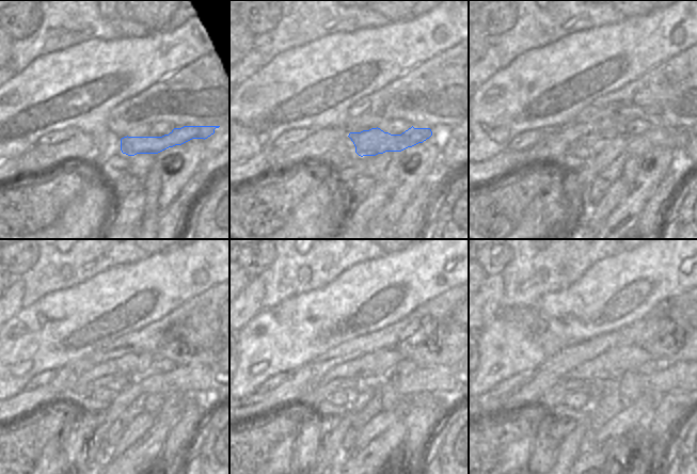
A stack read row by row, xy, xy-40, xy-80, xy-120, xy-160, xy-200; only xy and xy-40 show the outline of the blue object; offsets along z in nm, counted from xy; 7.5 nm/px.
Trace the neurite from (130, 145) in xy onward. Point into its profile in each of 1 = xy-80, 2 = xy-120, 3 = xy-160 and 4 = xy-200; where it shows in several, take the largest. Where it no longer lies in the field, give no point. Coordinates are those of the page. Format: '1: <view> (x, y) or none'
1: xy-80 (596, 143)
2: xy-120 (115, 383)
3: xy-160 (320, 392)
4: xy-200 (555, 396)

